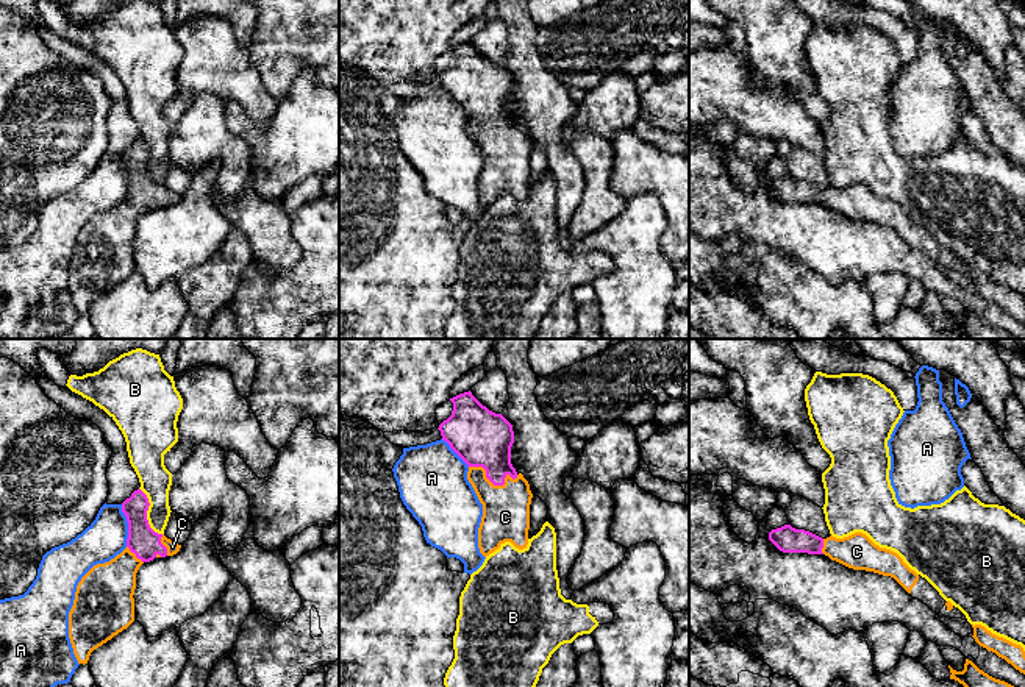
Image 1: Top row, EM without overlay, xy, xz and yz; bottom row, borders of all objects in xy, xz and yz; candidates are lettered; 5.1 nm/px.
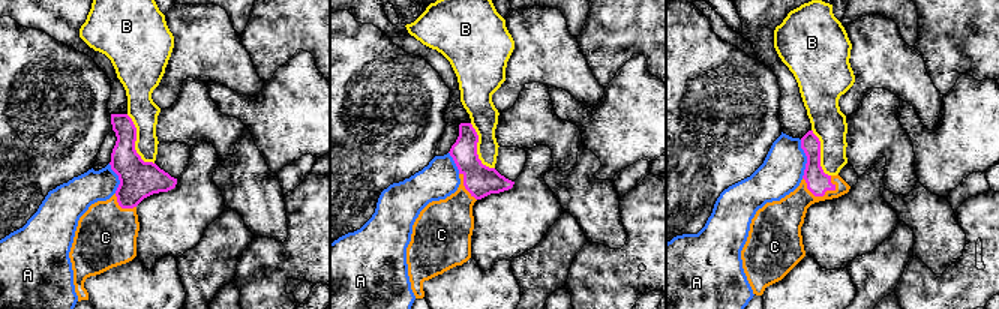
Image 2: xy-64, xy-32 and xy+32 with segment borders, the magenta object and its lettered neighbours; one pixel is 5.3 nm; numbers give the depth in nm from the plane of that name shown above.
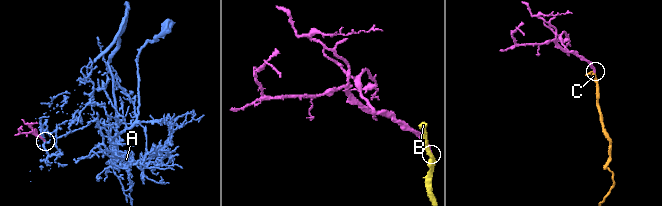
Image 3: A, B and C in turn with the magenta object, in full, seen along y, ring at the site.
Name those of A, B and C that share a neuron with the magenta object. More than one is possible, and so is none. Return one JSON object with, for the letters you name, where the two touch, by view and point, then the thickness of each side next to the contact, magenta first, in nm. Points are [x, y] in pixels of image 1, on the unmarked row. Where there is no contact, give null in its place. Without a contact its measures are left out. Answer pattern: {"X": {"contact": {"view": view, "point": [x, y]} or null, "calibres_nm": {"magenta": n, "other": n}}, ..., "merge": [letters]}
{"C": {"contact": {"view": "xz", "point": [492, 133]}, "calibres_nm": {"magenta": 300, "other": 240}}, "merge": ["C"]}

